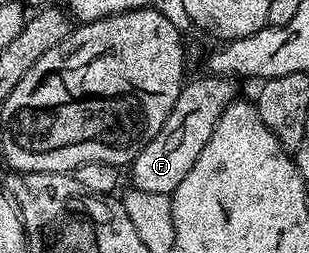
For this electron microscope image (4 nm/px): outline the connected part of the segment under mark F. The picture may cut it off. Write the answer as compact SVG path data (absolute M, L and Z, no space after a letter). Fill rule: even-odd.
M207 76L208 78L196 78L185 81L178 92L178 100L174 100L174 108L170 108L170 116L166 116L166 124L138 152L138 156L131 162L131 185L142 192L158 192L159 194L171 194L176 191L178 184L186 180L186 172L194 168L198 156L202 156L202 148L206 148L206 140L214 136L214 128L226 112L231 102L237 101L236 86L231 77Z

